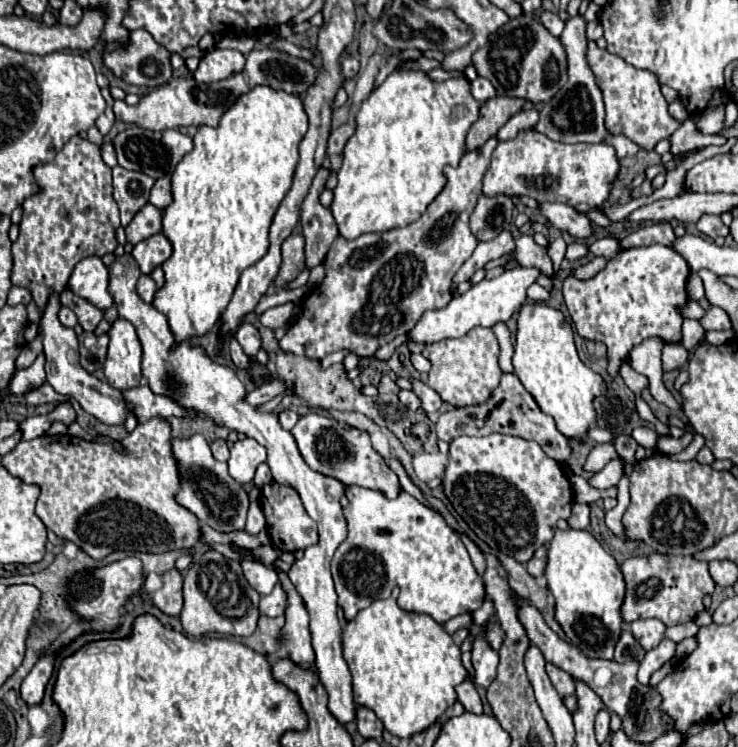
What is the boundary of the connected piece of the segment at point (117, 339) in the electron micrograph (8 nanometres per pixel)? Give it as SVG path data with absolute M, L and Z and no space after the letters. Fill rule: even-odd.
M118 318L110 330L110 346L104 362L104 374L108 384L118 390L134 388L140 382L140 362L142 362L142 344L138 340L136 328L132 322Z

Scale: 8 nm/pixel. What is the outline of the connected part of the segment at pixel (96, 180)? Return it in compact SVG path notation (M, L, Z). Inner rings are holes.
M72 136L54 162L34 168L38 192L24 200L20 236L12 244L12 284L28 288L44 314L52 294L60 294L74 266L88 256L114 252L120 212L112 200L112 170L104 164L100 148L80 136Z

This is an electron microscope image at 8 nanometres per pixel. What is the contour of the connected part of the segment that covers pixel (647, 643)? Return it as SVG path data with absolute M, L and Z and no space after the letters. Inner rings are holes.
M636 620L630 624L630 630L634 630L634 636L644 650L652 650L664 640L666 626L660 624L660 620Z

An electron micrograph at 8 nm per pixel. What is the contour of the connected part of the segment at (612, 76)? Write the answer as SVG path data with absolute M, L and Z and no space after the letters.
M588 42L586 58L604 94L606 128L610 130L610 134L624 134L626 138L636 142L640 148L652 150L658 140L668 138L672 132L676 132L682 126L682 122L672 118L666 110L666 100L660 92L660 82L656 80L652 72L632 68L632 64L628 64L626 60L620 60L620 56L608 50L600 50L596 42Z

